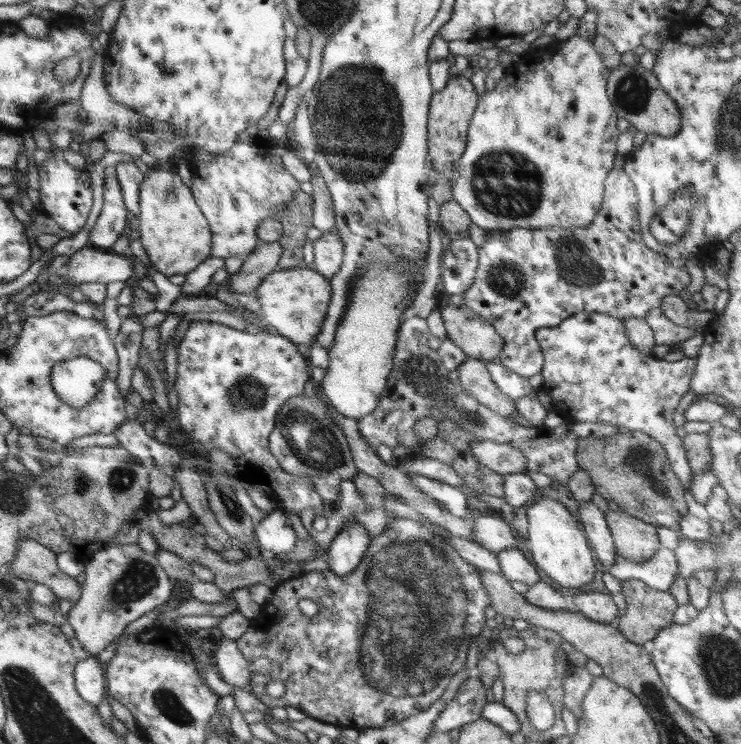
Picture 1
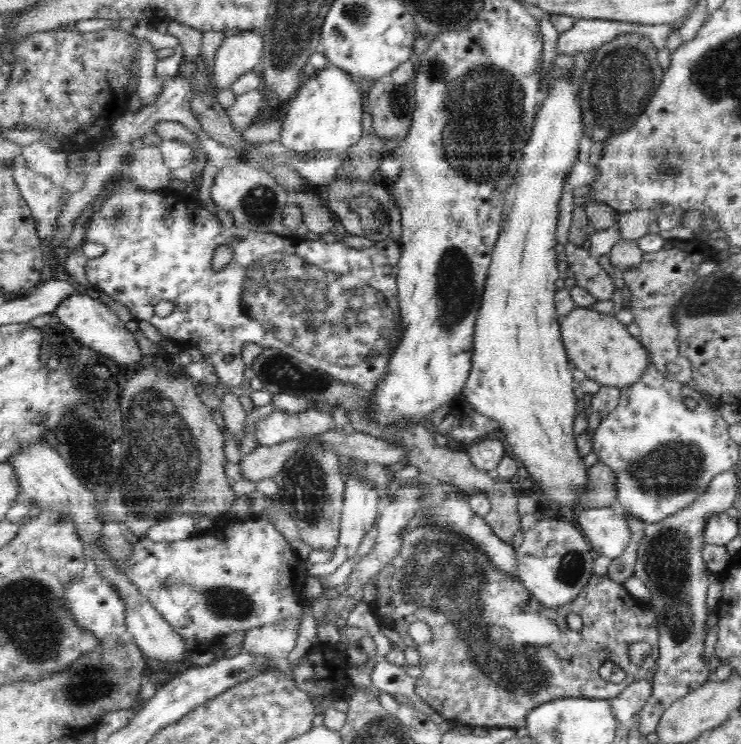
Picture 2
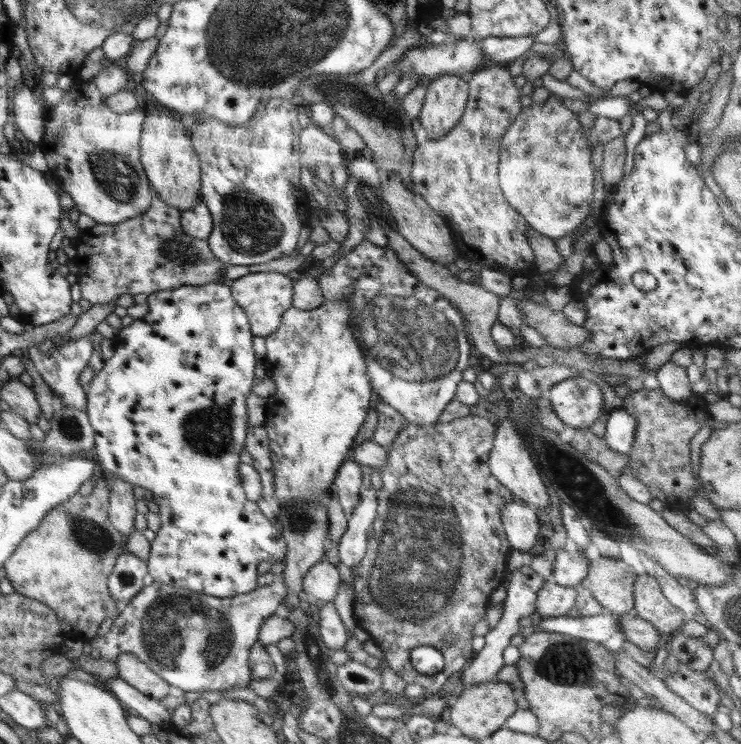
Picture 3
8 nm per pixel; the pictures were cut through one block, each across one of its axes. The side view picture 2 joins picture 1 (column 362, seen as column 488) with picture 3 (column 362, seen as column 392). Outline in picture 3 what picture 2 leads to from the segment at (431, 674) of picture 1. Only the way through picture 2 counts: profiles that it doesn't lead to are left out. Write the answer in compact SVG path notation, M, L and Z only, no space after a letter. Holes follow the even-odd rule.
M469 415L464 419L456 419L446 424L434 424L426 426L418 426L416 424L409 424L392 446L386 448L388 454L387 465L380 470L381 479L383 480L382 487L377 490L377 516L373 522L371 535L367 540L367 551L360 560L359 564L353 569L355 576L351 585L354 588L354 609L353 617L356 621L356 626L366 630L369 634L369 639L382 649L386 664L407 684L419 684L423 688L423 694L426 697L436 694L444 686L445 680L448 680L452 674L463 670L464 667L471 661L473 656L472 638L474 624L482 618L485 618L487 607L490 605L489 600L491 594L503 584L507 574L509 573L507 567L508 554L512 551L509 540L506 538L502 520L500 517L500 510L510 502L516 500L515 496L508 490L496 477L492 476L490 472L488 461L490 452L493 448L493 441L495 438L495 421L482 418L482 416ZM445 634L453 634L455 641L449 645L443 645L443 636ZM418 646L433 646L442 652L445 666L440 672L436 674L422 674L418 672L410 663L410 656L414 648Z

